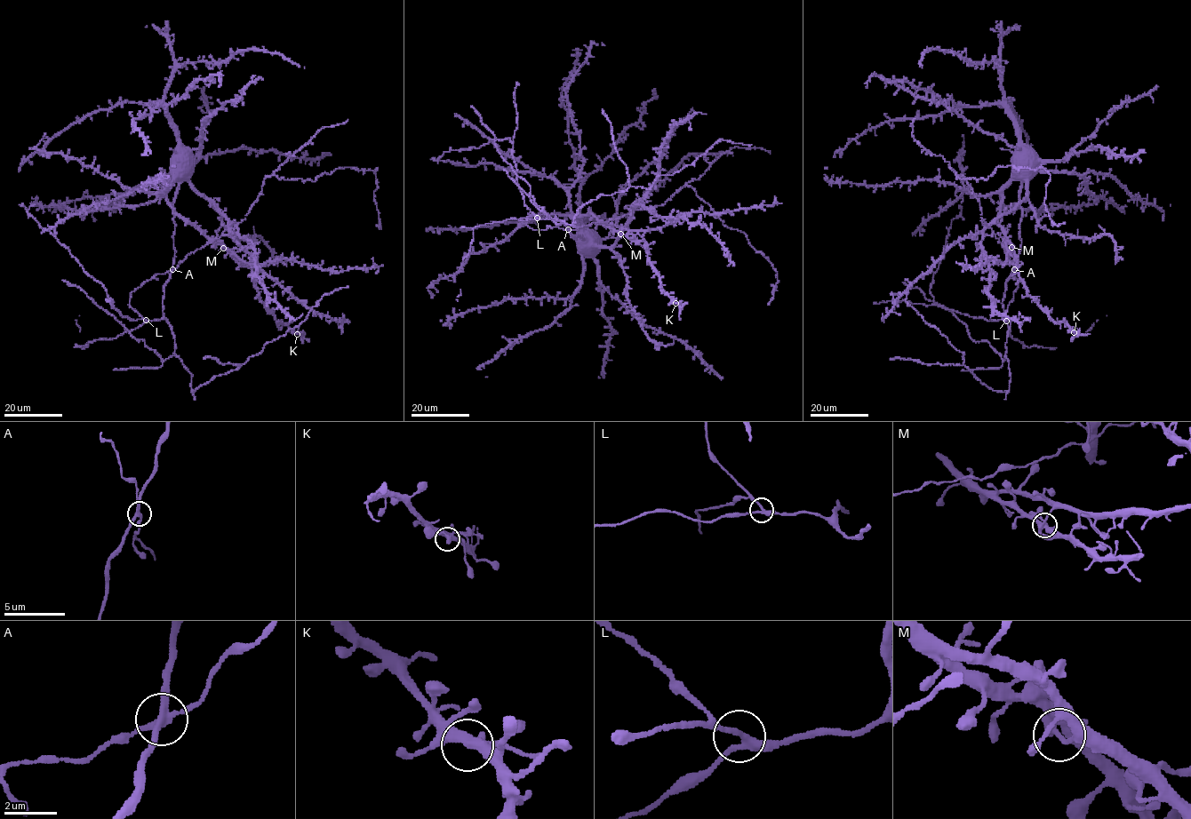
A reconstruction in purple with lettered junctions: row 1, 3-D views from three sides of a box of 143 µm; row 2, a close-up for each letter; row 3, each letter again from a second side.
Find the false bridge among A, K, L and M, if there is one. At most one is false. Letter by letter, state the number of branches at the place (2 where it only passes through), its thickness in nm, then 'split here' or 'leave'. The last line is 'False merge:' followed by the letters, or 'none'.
A: branches 4; calibre 260 nm; leave
K: branches 4; calibre 340 nm; leave
L: branches 3; calibre 240 nm; leave
M: branches 4; calibre 320 nm; leave
False merge: none

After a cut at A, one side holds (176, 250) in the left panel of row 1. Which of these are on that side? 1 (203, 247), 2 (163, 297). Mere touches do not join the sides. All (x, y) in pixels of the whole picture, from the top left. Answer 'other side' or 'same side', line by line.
1: other side
2: same side

